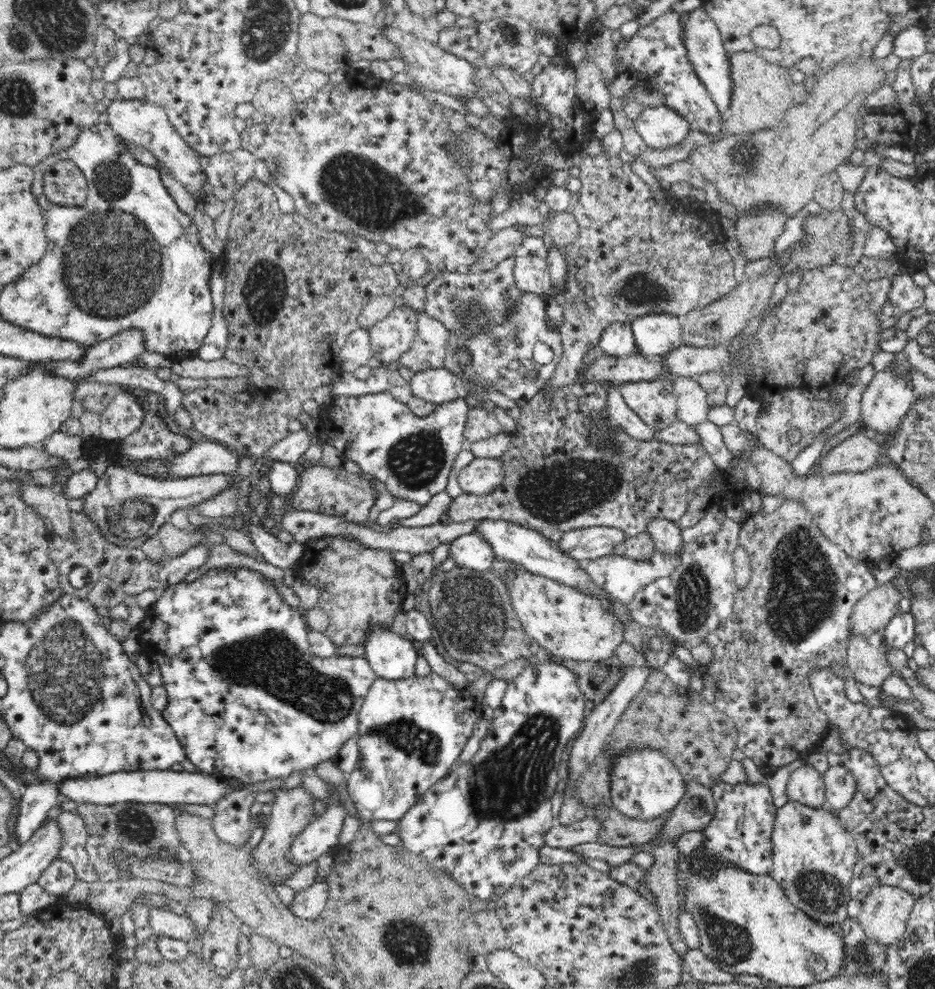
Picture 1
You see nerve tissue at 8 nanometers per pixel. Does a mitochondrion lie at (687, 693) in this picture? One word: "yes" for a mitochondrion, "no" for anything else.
no

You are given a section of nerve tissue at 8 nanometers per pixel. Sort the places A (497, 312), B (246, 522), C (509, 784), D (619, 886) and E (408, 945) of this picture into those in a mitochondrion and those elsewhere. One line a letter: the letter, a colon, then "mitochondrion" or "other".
A: mitochondrion
B: other
C: mitochondrion
D: other
E: mitochondrion

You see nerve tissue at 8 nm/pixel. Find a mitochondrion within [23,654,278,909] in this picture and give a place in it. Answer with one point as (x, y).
(137, 825)

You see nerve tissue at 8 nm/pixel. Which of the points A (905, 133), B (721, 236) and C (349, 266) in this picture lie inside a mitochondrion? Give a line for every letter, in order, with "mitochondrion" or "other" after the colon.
A: other
B: other
C: other

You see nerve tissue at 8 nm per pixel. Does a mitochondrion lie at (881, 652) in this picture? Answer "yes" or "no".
no

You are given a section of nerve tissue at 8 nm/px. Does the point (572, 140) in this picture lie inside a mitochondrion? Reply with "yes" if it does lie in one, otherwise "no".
no

